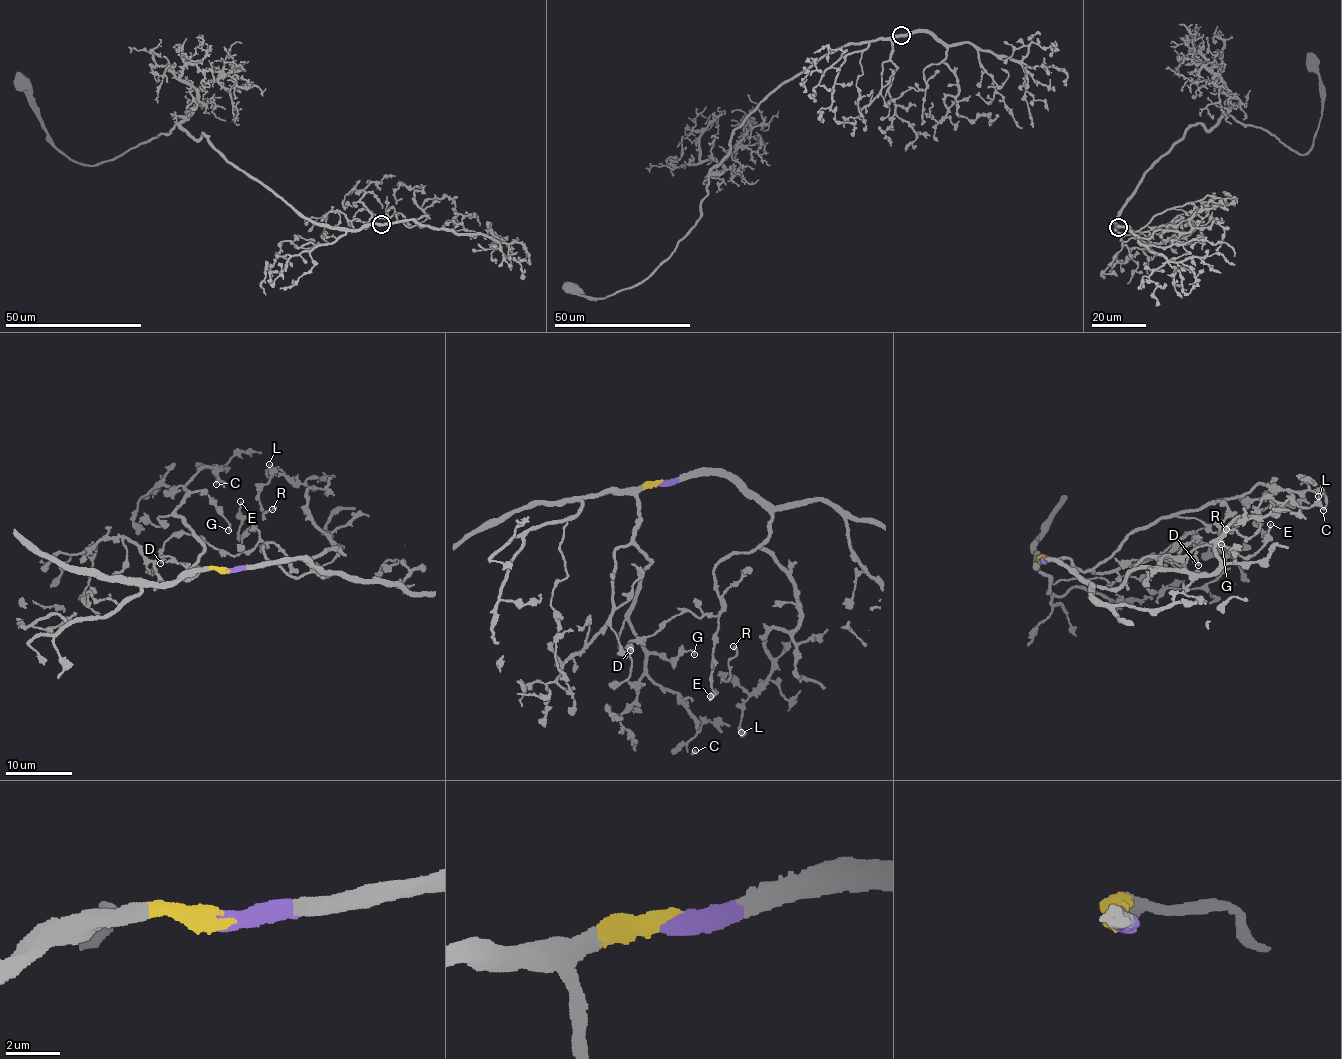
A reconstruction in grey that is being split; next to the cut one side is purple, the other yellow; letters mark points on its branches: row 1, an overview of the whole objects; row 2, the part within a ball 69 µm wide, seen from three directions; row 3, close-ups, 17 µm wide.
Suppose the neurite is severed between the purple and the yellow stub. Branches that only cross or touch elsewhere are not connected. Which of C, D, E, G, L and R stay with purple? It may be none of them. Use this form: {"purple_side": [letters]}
{"purple_side": ["D", "E", "L", "R"]}

